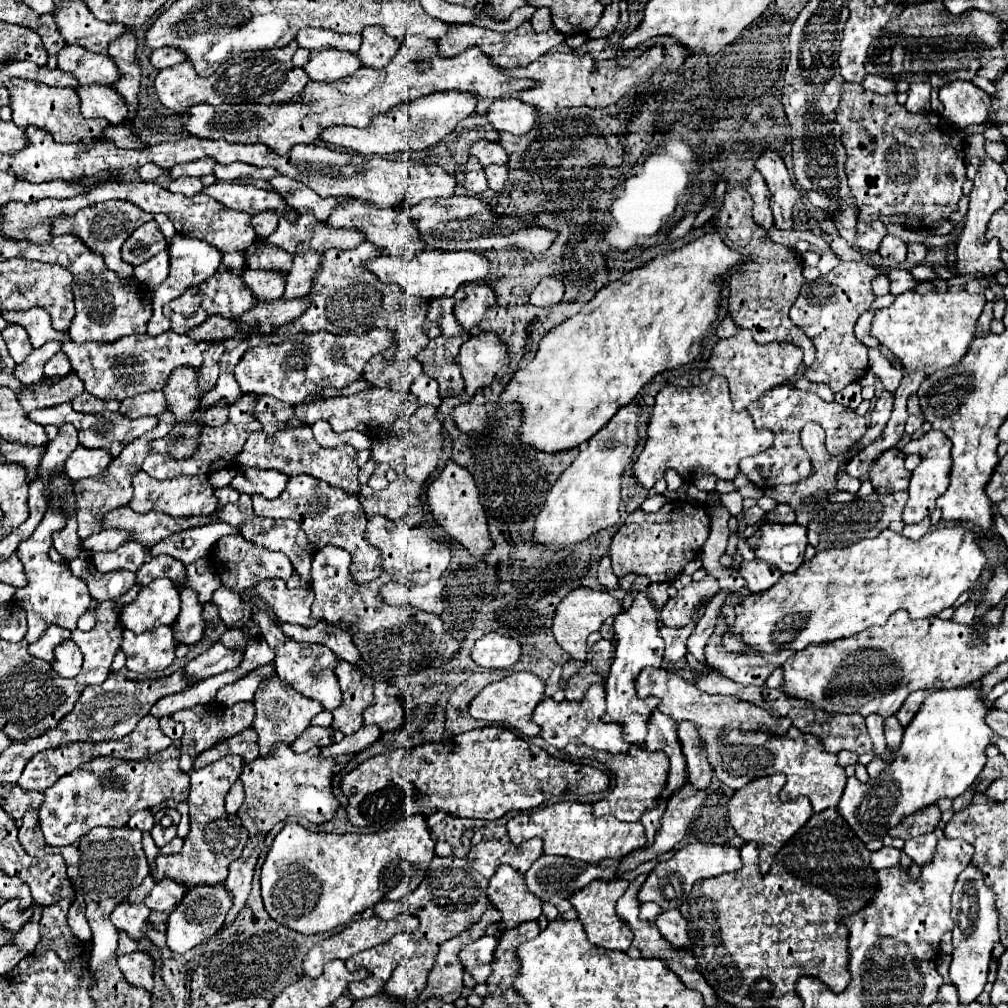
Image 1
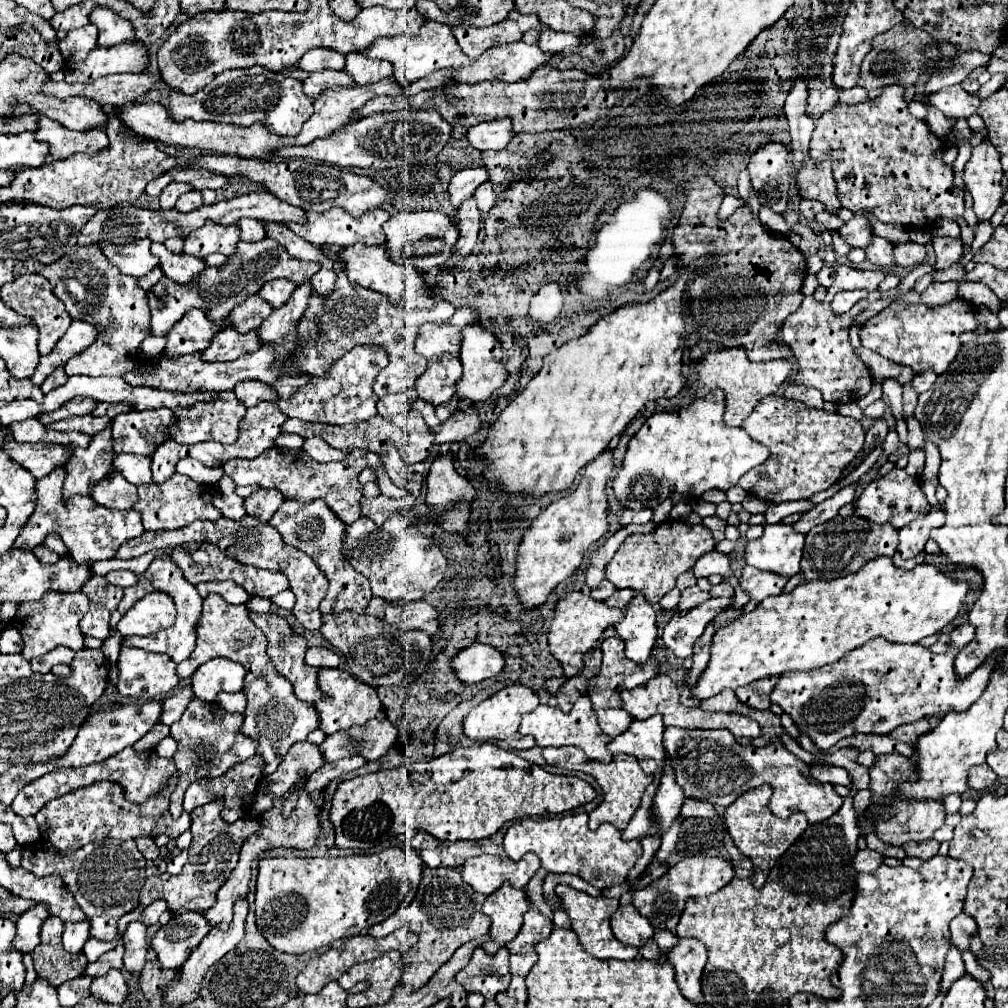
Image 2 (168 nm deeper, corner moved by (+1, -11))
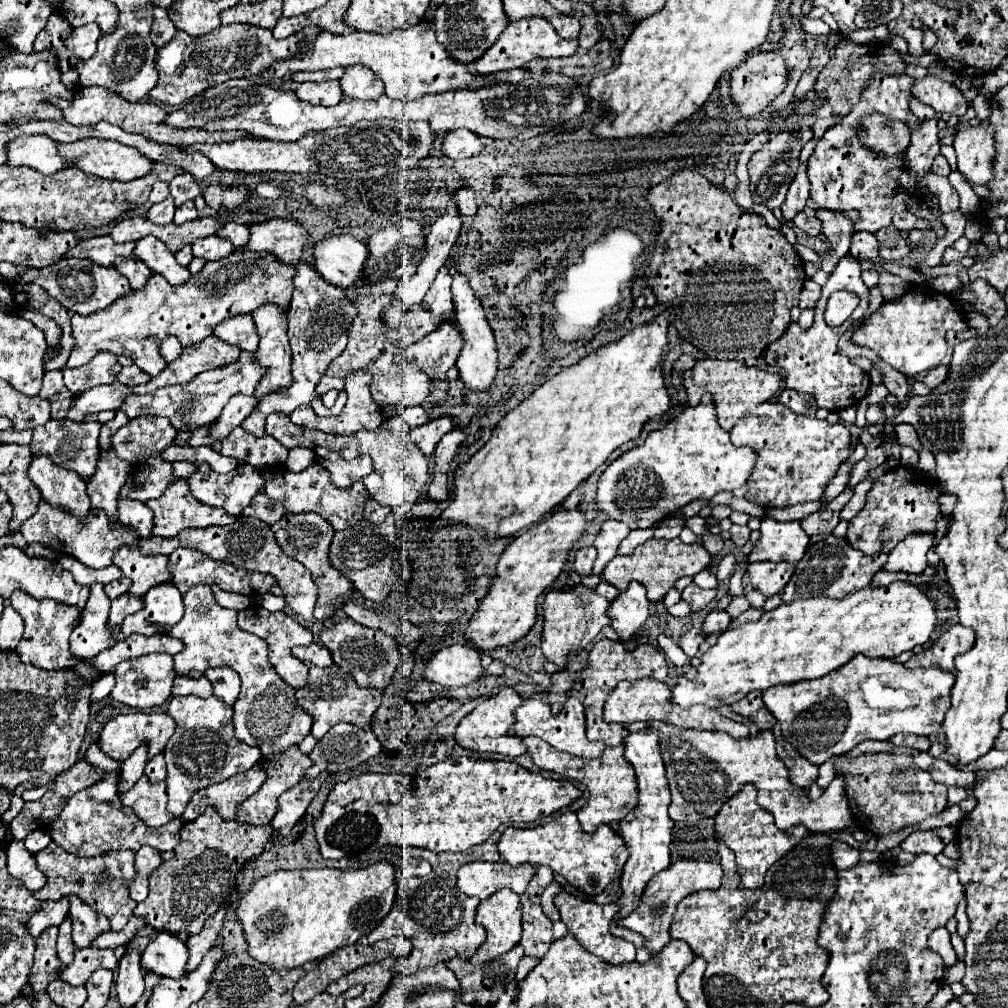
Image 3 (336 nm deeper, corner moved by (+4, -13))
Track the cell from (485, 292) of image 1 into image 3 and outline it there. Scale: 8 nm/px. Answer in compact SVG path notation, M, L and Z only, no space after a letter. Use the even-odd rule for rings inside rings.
M452 320L406 348L404 354L412 354L418 368L430 378L444 378L460 354L460 346L464 340L462 336L464 334L460 334L460 328Z

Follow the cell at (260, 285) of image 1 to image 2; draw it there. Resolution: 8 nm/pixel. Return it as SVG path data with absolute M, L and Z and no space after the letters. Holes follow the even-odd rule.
M251 296L251 300L239 304L239 308L235 308L231 312L231 326L241 332L247 334L255 328L261 326L261 322L273 312L273 308L267 308L265 300L259 300L259 296Z

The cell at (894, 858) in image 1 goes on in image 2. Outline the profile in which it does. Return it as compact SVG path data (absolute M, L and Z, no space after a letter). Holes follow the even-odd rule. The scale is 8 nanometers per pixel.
M863 848L863 850L857 850L857 854L853 858L853 864L855 864L857 872L873 872L875 868L879 868L883 864L883 860L881 860L879 852Z

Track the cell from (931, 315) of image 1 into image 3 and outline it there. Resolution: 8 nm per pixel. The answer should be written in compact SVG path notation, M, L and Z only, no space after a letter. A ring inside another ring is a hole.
M914 286L914 288L908 288L908 292L902 298L898 298L894 302L886 302L858 330L854 330L852 342L876 350L880 354L880 358L886 364L890 364L892 368L896 368L898 372L902 372L906 376L916 376L920 372L928 372L928 370L936 368L942 362L942 358L946 356L946 332L948 330L964 332L966 328L968 328L968 324L966 324L962 312L958 310L958 306L954 304L954 300L948 294L936 292L932 286Z

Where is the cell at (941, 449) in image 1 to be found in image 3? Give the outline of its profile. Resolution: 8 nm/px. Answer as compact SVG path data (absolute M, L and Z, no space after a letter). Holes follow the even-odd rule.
M908 534L898 546L890 552L884 570L890 572L912 572L920 574L928 566L926 554L934 546L934 534Z

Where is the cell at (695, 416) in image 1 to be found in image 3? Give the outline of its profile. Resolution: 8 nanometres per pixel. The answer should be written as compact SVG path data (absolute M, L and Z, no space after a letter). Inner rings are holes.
M704 394L698 406L686 408L660 430L652 430L642 446L630 448L604 470L596 504L608 518L626 522L632 530L648 528L692 500L710 500L722 490L744 486L754 466L756 452L730 442L730 434L718 426L712 394Z

